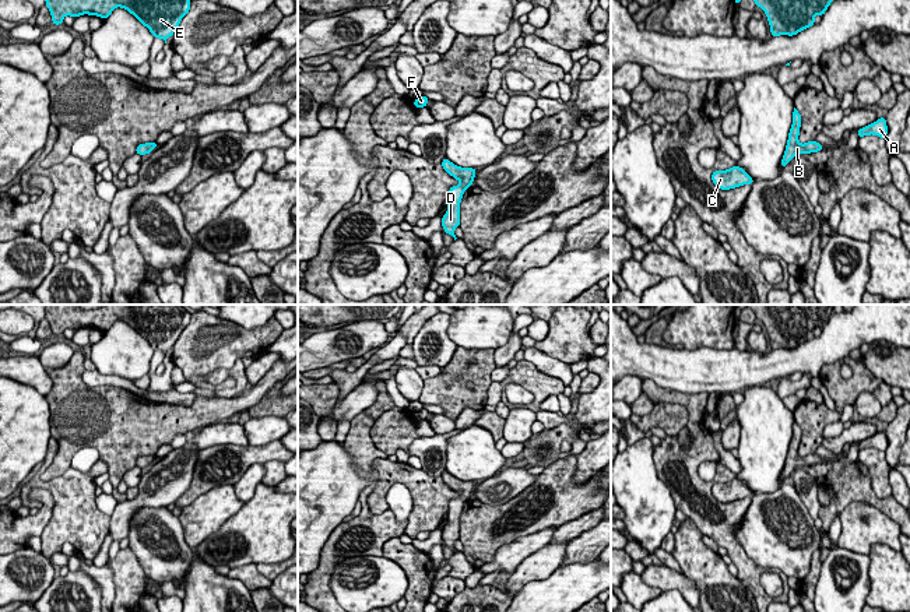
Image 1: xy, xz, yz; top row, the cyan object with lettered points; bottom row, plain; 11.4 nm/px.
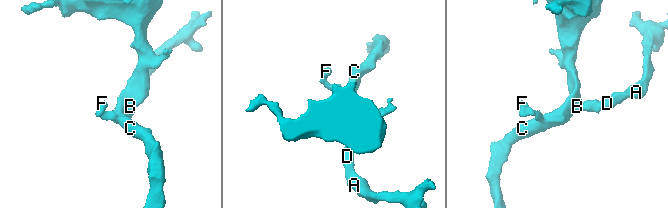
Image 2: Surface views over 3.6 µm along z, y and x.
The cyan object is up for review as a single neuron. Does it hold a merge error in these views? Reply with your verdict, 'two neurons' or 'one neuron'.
one neuron

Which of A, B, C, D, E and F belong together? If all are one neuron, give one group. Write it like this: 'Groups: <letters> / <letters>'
Groups: A B C D E F

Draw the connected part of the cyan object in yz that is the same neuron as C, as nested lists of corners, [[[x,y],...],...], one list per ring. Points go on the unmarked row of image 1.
[[[737,478],[725,483],[714,483],[712,493],[721,503],[730,503],[753,496],[753,492]]]

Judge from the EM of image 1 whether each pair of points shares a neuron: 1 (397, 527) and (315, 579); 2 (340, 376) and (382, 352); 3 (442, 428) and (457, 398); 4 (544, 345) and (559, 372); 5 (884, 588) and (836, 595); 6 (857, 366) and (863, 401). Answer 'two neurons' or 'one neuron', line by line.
1: one neuron
2: one neuron
3: two neurons
4: two neurons
5: two neurons
6: two neurons

